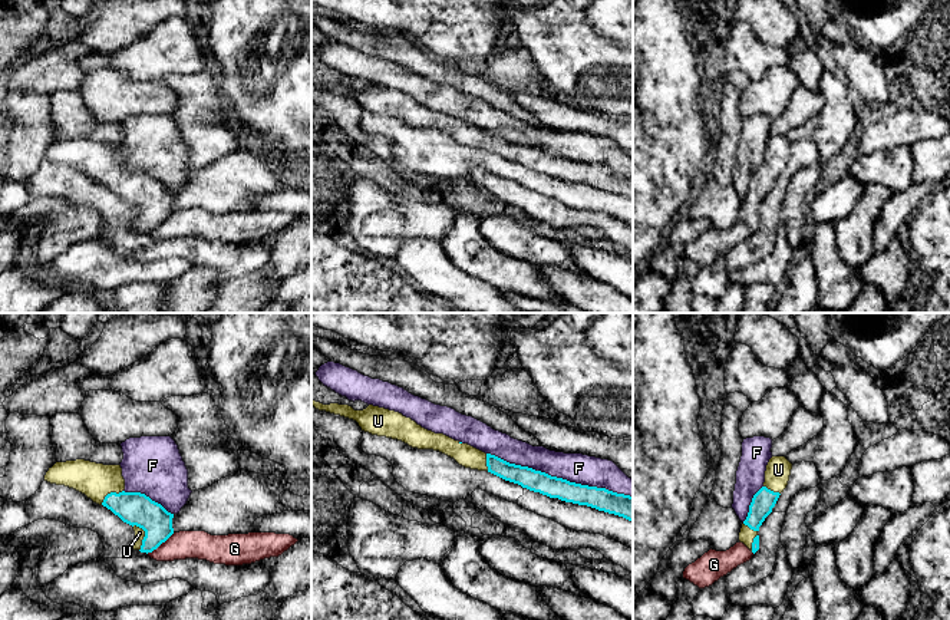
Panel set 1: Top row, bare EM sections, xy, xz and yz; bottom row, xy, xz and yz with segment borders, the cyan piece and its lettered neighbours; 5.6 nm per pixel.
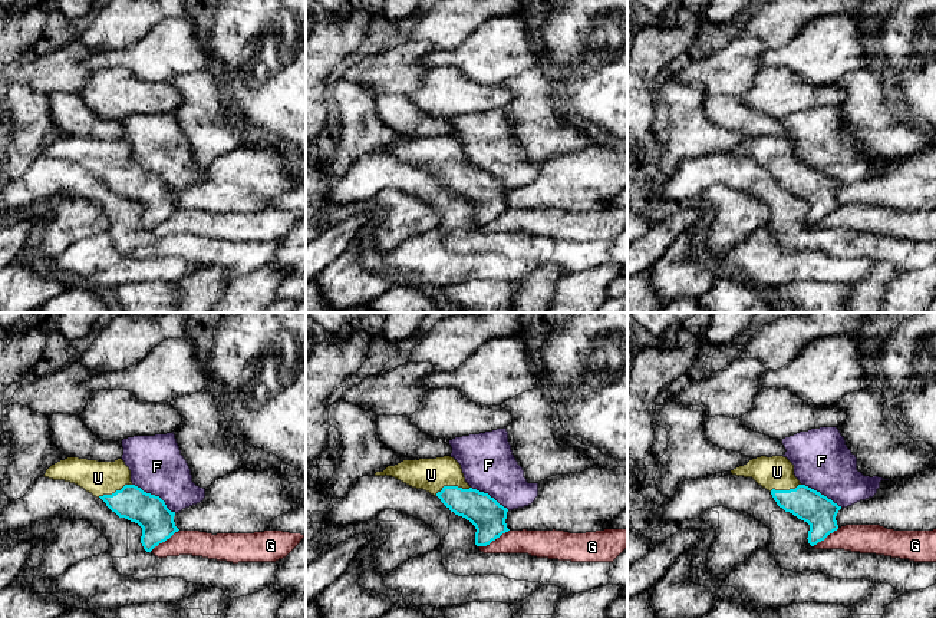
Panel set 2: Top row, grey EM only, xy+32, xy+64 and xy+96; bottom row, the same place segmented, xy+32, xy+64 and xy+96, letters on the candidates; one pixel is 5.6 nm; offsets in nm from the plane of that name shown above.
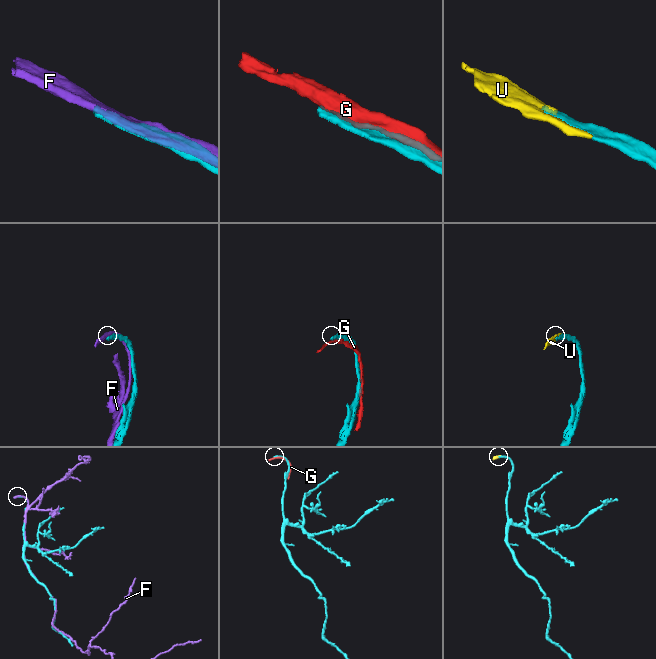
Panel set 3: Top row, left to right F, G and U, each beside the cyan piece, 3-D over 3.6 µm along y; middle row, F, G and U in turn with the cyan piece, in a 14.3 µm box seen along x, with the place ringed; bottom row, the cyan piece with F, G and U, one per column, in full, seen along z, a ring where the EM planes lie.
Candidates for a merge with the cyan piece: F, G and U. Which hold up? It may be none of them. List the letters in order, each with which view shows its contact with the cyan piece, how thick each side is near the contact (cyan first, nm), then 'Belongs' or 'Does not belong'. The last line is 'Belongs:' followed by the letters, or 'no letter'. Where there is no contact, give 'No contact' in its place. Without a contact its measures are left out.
F: Touches cyan in xz. Thickness 120 nm (cyan) against 170 nm. Does not belong
G: Touches cyan in xy. Thickness 190 nm (cyan) against 160 nm. Does not belong
U: Touches cyan in xy. Thickness 190 nm (cyan) against 60 nm. Belongs
Belongs: U

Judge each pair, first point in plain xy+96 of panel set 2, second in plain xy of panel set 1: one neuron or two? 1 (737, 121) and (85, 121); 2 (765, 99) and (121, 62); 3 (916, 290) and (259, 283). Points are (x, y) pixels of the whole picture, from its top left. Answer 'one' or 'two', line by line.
1: one
2: two
3: one

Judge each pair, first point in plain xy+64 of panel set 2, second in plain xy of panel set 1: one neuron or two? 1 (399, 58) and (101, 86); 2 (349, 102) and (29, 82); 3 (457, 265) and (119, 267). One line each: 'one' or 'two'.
1: two
2: two
3: one

